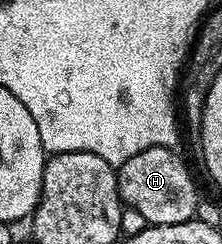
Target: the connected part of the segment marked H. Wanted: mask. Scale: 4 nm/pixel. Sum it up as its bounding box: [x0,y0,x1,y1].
[116,148,202,225]

